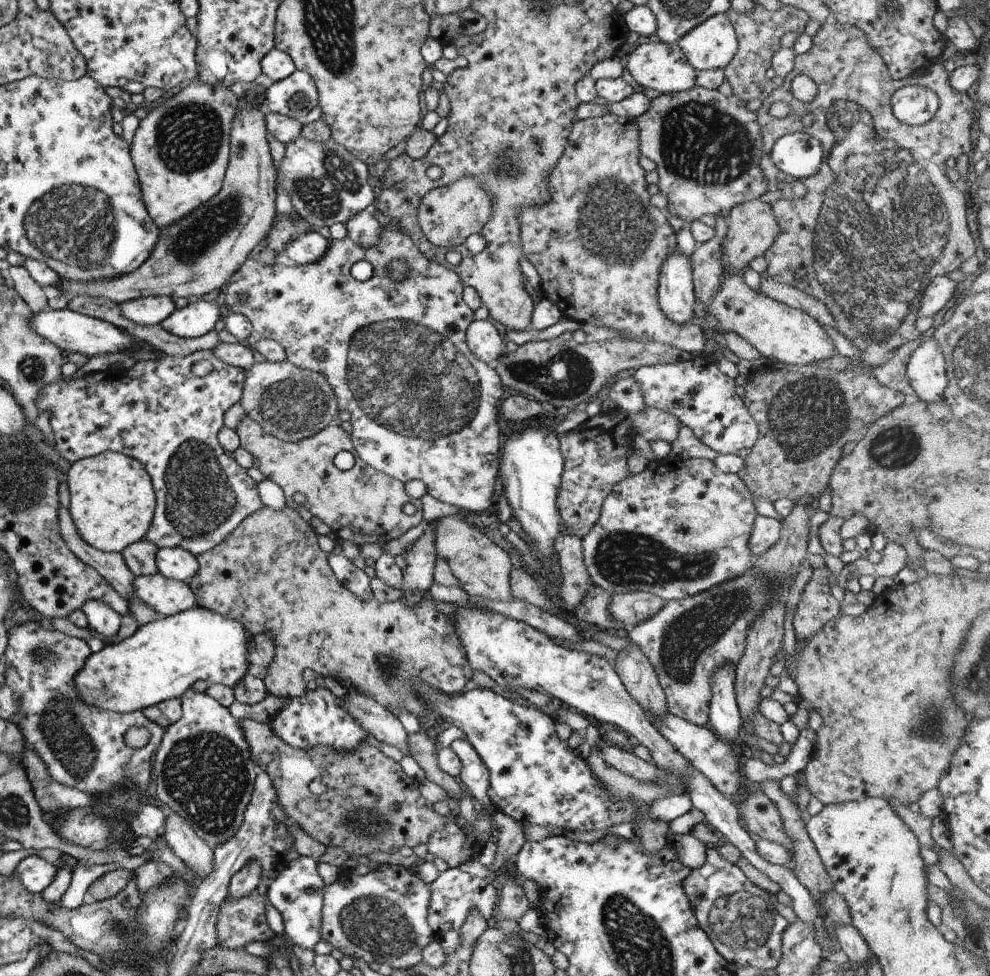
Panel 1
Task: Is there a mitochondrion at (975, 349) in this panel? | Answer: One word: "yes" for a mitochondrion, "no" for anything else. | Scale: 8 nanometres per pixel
yes

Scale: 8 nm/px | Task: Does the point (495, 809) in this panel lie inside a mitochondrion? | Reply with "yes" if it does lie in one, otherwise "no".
no

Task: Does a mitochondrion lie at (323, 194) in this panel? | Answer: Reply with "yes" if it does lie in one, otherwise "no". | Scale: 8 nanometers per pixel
yes

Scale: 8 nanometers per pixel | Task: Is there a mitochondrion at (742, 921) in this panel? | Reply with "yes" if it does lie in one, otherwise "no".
yes

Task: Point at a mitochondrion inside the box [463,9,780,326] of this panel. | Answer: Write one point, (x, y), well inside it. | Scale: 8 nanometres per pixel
(702, 143)

